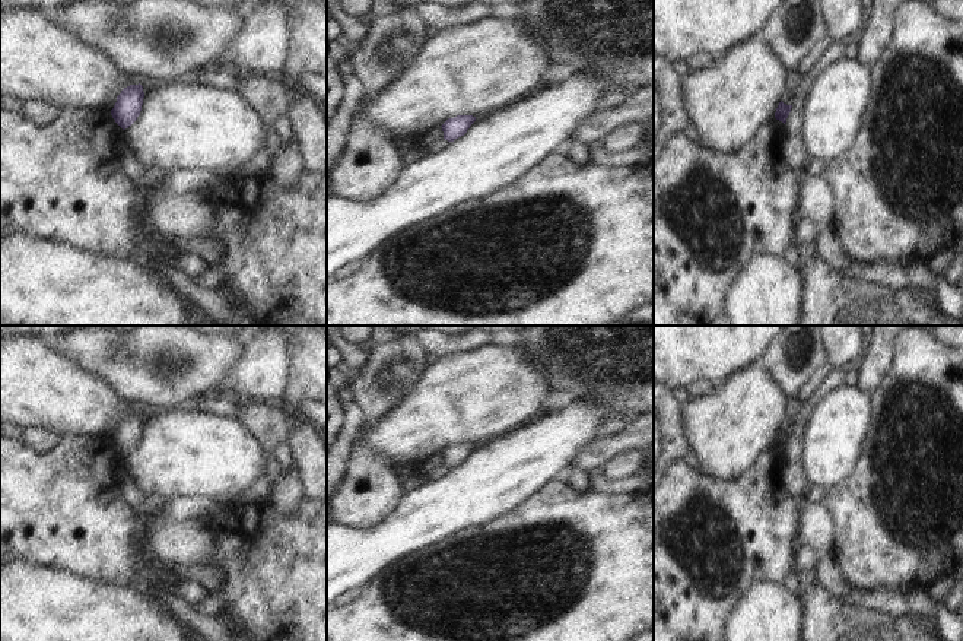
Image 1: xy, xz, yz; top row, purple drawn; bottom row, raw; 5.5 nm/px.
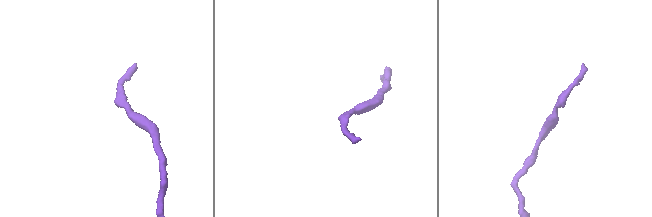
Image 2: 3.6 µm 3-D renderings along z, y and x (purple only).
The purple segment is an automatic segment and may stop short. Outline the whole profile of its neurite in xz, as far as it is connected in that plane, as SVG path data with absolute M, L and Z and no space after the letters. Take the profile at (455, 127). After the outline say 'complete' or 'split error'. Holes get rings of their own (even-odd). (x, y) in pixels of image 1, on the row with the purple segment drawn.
M457 115L454 118L448 118L441 126L444 131L444 139L448 142L454 142L455 139L464 136L474 121L476 117L473 115Z | complete

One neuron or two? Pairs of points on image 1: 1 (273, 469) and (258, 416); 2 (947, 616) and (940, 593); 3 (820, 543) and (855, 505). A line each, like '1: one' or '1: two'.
1: one
2: two
3: two

